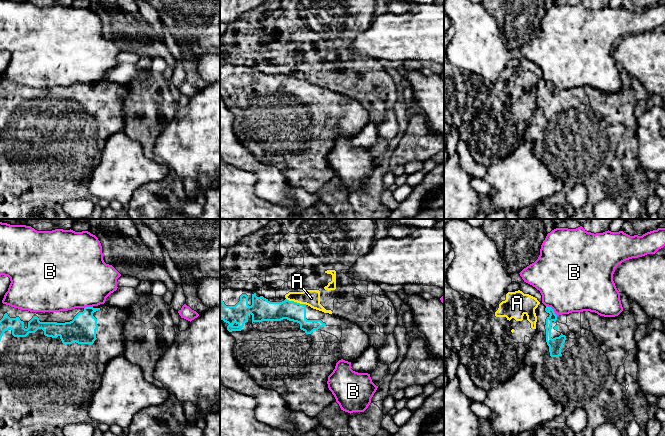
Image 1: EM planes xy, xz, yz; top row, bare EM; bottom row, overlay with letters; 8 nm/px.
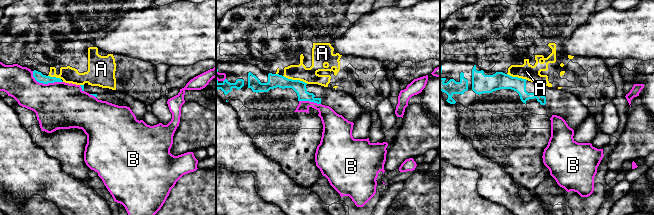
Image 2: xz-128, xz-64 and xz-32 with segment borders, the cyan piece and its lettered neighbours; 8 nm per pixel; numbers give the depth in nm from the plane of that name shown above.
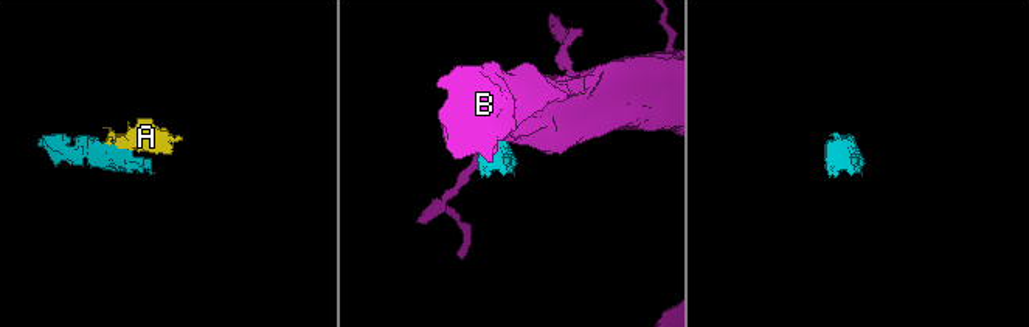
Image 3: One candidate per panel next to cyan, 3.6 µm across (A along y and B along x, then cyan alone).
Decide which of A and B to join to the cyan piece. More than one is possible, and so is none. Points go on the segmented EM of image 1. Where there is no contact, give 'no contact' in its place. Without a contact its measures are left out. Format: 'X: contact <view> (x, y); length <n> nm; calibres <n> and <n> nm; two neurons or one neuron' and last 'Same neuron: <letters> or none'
A: contact xz (296, 302); length 180 nm; calibres 160 and 130 nm; two neurons
B: contact yz (552, 309); length 130 nm; calibres 60 and 460 nm; two neurons
Same neuron: none

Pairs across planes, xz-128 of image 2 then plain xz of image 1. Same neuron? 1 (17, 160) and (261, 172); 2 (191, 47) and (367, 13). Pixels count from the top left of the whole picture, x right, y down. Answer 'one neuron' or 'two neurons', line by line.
1: one neuron
2: two neurons

